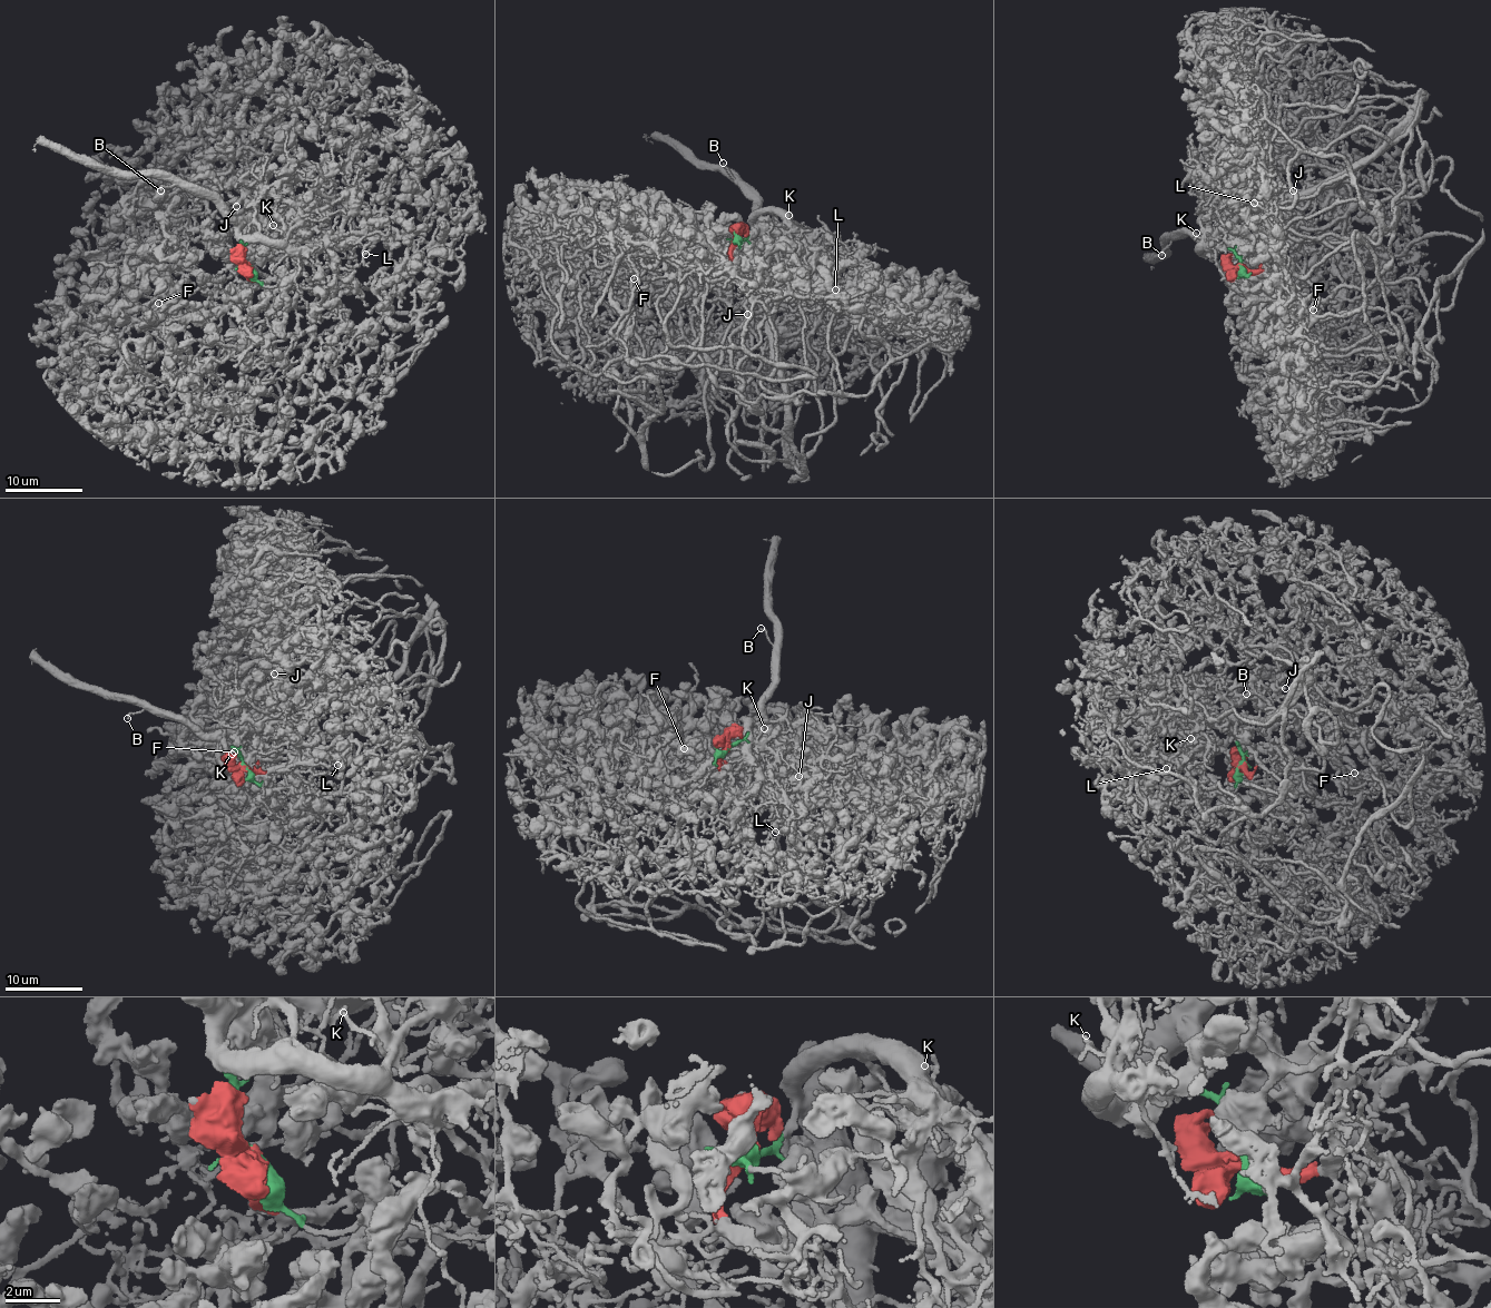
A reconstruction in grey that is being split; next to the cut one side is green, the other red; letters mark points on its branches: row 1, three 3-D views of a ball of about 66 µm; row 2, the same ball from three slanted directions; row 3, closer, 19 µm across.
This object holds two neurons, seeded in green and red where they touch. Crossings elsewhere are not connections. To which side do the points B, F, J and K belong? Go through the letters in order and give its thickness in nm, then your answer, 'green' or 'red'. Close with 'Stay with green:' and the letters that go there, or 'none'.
B: 110 nm thick; green
F: 140 nm thick; red
J: 100 nm thick; red
K: 140 nm thick; green
Stay with green: B, K

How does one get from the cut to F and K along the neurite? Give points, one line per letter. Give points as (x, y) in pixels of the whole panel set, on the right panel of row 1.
F: (1241, 266), (1254, 271), (1285, 244), (1296, 244), (1305, 259), (1285, 296), (1285, 308), (1308, 341), (1314, 310)
K: (1241, 266), (1239, 257), (1223, 246), (1203, 252), (1197, 247), (1202, 239), (1196, 232)

